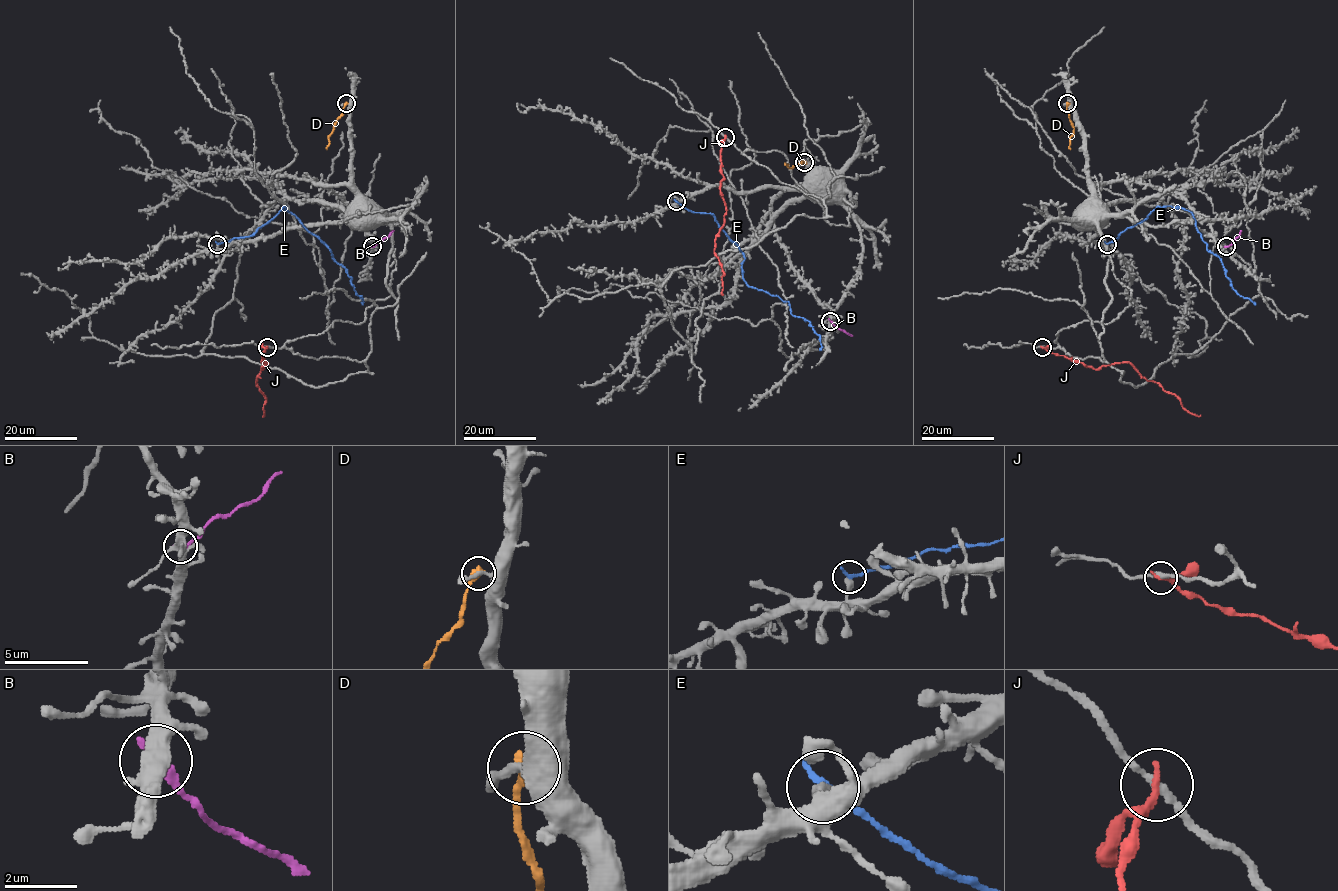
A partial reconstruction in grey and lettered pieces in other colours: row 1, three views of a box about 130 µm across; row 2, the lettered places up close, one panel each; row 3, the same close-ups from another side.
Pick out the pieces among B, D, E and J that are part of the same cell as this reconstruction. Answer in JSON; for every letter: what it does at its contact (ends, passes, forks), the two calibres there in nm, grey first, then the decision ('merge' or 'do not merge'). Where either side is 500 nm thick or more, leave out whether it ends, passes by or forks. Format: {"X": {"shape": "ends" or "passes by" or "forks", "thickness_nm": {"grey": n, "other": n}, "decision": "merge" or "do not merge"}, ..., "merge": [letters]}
{"B": {"shape": "ends", "thickness_nm": {"grey": 340, "other": 260}, "decision": "do not merge"}, "D": {"shape": "ends", "thickness_nm": {"grey": 190, "other": 440}, "decision": "do not merge"}, "E": {"shape": "ends", "thickness_nm": {"grey": 360, "other": 220}, "decision": "do not merge"}, "J": {"shape": "passes by", "thickness_nm": {"grey": 220, "other": 190}, "decision": "do not merge"}, "merge": []}

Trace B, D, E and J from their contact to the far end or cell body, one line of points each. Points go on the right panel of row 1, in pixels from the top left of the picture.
B: (1227, 247), (1241, 230)
D: (1067, 104), (1066, 111), (1074, 128), (1070, 149)
E: (1107, 244), (1144, 220), (1158, 206), (1183, 208), (1192, 214), (1208, 251), (1221, 260), (1234, 290), (1255, 305)
J: (1042, 347), (1094, 369), (1129, 362), (1142, 377), (1173, 393), (1188, 411), (1200, 415)

